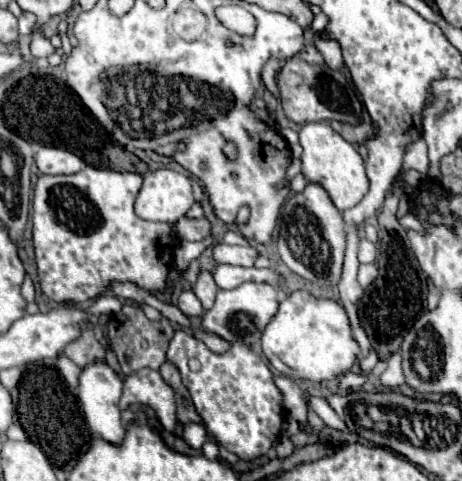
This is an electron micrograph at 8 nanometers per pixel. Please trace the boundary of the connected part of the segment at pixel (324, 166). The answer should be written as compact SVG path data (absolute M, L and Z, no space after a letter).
M306 122L300 128L298 136L302 146L302 176L306 178L306 182L320 184L324 190L328 190L330 200L340 212L354 208L368 192L364 160L360 158L358 150L348 144L340 134L336 134L326 122Z

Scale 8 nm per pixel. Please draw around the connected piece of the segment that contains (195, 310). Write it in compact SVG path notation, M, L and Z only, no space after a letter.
M184 290L184 292L180 294L176 306L178 306L180 312L182 312L184 316L188 316L188 318L196 318L196 316L202 316L202 314L204 314L202 304L200 304L200 300L194 296L192 290Z

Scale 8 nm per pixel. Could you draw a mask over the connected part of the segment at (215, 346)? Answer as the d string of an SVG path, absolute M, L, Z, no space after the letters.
M194 328L194 336L196 336L198 340L202 340L212 352L222 354L222 352L226 352L226 348L230 348L230 344L228 344L226 340L220 340L218 336L212 336L212 334L208 334L208 332L200 330L200 328Z

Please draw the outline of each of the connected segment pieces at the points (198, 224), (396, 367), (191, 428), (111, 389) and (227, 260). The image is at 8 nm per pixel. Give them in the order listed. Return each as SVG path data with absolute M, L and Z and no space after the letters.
M180 218L176 224L174 224L174 234L180 238L180 240L192 240L192 242L198 242L202 240L204 236L210 234L210 228L212 224L208 222L208 218L198 218L198 220L192 220L192 218Z
M398 352L392 354L392 358L388 360L388 368L386 368L386 372L380 376L380 382L382 382L384 388L388 388L388 390L396 390L398 386L404 384L404 376L402 376L402 368L400 368L400 364L402 364L400 354L398 354Z
M192 422L192 424L186 424L186 426L184 426L182 438L186 440L188 446L192 446L192 448L202 448L202 444L206 442L206 430L204 430L202 424Z
M106 362L92 364L82 370L82 374L80 374L80 402L82 402L86 422L98 438L108 440L110 444L120 444L126 434L126 430L122 426L122 414L118 408L120 394L122 394L122 380Z
M216 244L214 246L214 258L218 264L234 264L234 266L254 266L254 260L260 256L258 248L254 244L246 246L228 246L228 244Z

